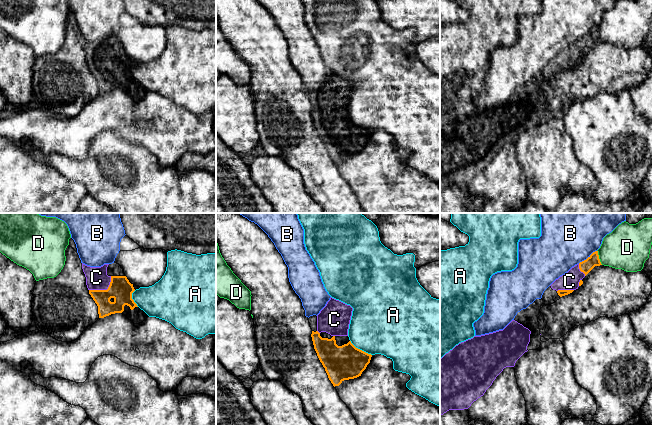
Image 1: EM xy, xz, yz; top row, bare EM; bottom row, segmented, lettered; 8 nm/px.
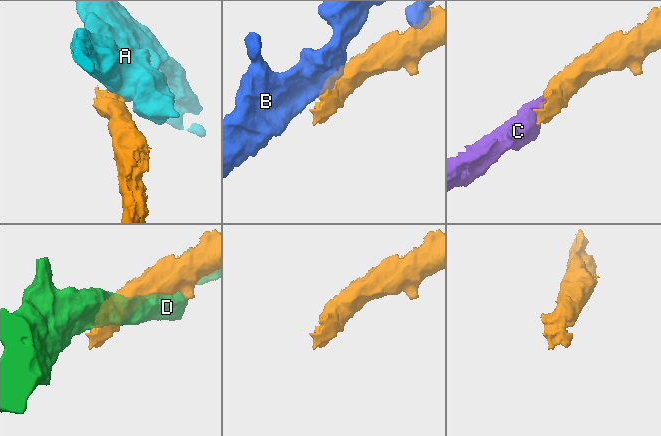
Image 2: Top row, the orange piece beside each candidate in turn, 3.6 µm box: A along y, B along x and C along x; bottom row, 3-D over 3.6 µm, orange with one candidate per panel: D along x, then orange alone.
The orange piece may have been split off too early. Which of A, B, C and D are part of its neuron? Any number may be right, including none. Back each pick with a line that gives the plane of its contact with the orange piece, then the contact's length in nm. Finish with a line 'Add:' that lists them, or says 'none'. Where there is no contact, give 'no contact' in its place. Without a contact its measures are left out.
C: xy | 220 nm
Add: C

